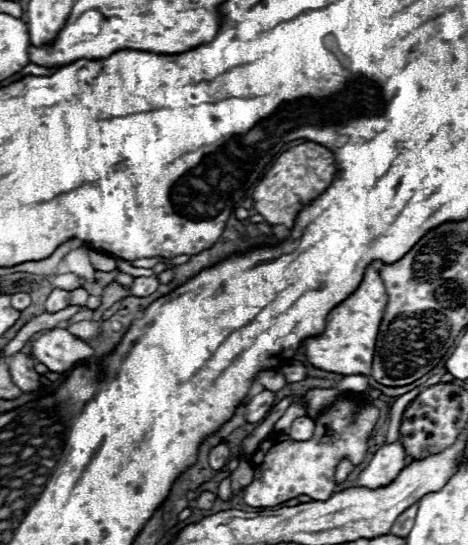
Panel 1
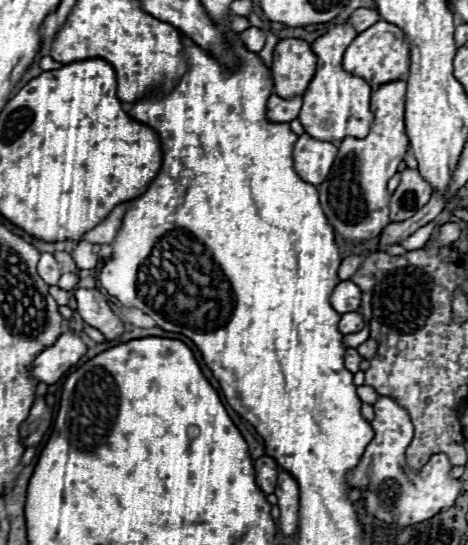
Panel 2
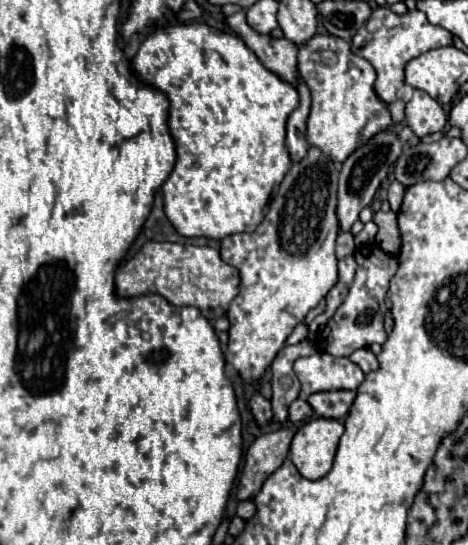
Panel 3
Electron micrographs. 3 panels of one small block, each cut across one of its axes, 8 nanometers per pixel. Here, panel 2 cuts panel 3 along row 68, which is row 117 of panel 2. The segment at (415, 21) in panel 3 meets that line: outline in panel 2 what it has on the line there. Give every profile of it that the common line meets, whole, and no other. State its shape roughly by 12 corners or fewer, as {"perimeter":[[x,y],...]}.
{"perimeter":[[402,78],[374,90],[370,134],[346,136],[318,186],[348,244],[390,224],[404,138]]}

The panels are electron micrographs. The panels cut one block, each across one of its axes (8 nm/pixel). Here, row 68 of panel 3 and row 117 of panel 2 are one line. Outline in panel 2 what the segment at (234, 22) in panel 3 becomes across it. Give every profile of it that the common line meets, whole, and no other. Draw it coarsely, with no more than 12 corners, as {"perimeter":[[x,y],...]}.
{"perimeter":[[272,94],[268,118],[292,122],[298,118],[302,96],[286,100]]}

